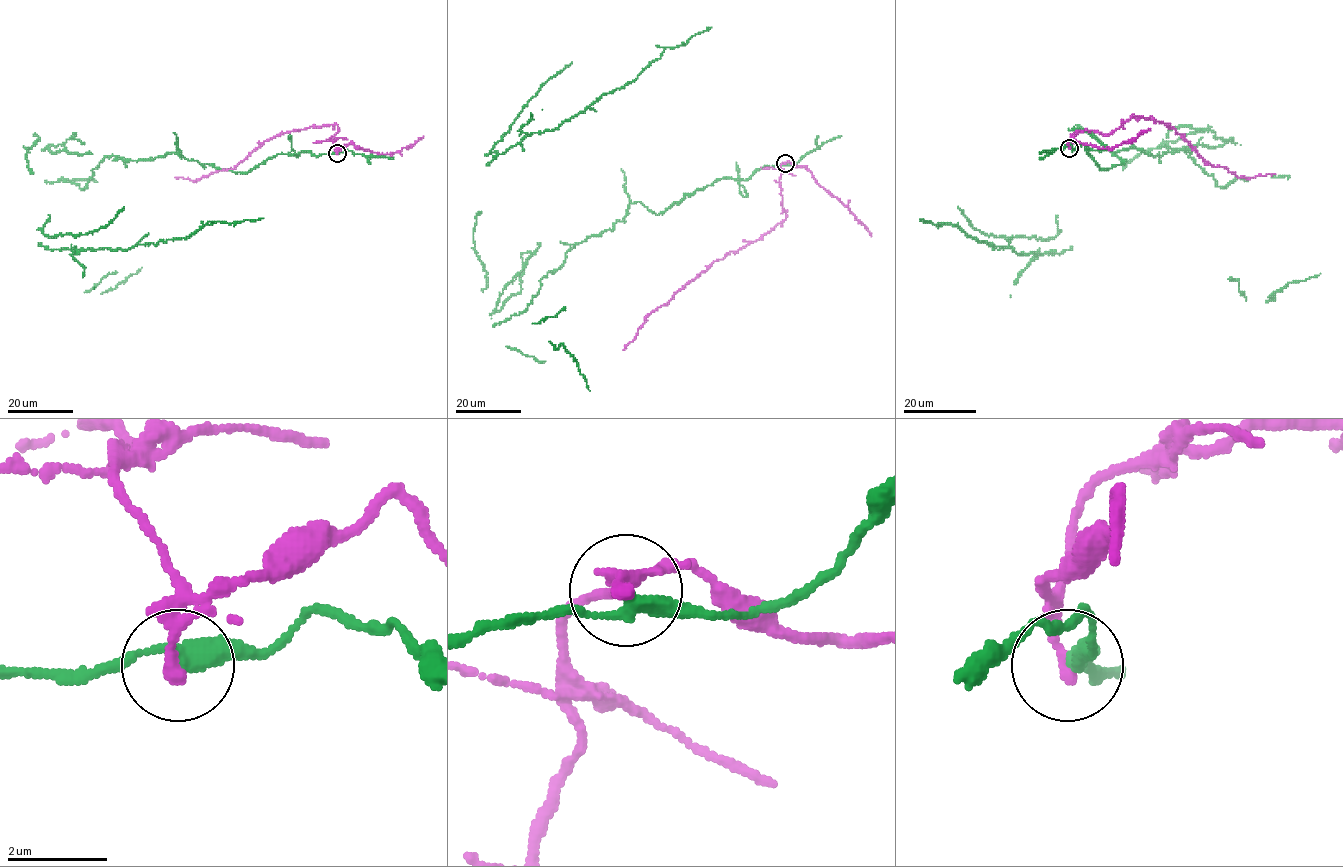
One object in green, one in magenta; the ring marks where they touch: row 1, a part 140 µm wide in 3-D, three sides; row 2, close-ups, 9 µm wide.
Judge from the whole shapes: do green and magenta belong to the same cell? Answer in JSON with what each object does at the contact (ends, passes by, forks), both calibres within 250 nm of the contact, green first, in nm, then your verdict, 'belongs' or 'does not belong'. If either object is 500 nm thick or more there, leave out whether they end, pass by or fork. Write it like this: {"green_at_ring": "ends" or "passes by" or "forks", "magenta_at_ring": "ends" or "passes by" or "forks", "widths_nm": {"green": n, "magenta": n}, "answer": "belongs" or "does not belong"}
{"green_at_ring": "passes by", "magenta_at_ring": "ends", "widths_nm": {"green": 300, "magenta": 280}, "answer": "does not belong"}

